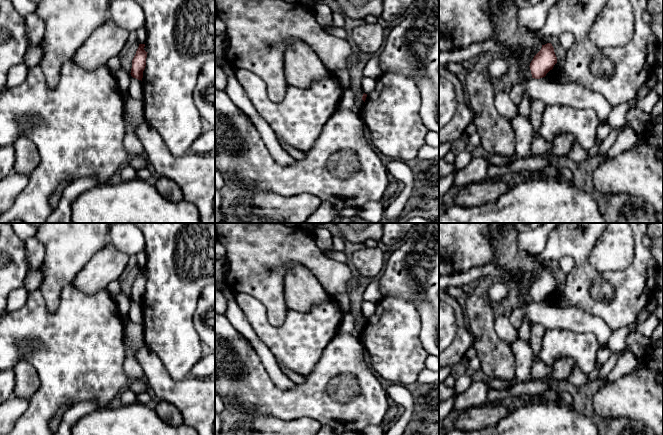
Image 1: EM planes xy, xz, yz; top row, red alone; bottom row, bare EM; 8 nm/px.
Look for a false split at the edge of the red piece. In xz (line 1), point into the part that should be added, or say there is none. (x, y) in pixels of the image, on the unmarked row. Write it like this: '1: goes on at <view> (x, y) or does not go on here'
1: does not go on here

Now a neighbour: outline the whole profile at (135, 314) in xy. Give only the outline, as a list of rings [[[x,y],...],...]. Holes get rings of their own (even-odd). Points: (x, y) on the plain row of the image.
[[[136,302],[130,303],[130,309],[128,313],[129,319],[136,324],[142,325],[144,324],[144,315],[142,305]]]

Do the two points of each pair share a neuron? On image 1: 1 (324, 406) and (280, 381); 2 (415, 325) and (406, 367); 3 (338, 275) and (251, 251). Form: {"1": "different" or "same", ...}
{"1": "different", "2": "same", "3": "same"}

